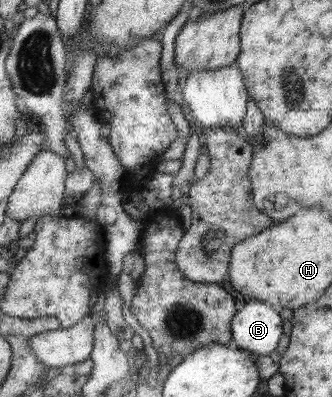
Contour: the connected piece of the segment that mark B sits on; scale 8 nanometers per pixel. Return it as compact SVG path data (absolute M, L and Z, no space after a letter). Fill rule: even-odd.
M246 301L232 318L231 331L235 347L253 356L269 356L281 337L281 318L267 303Z

